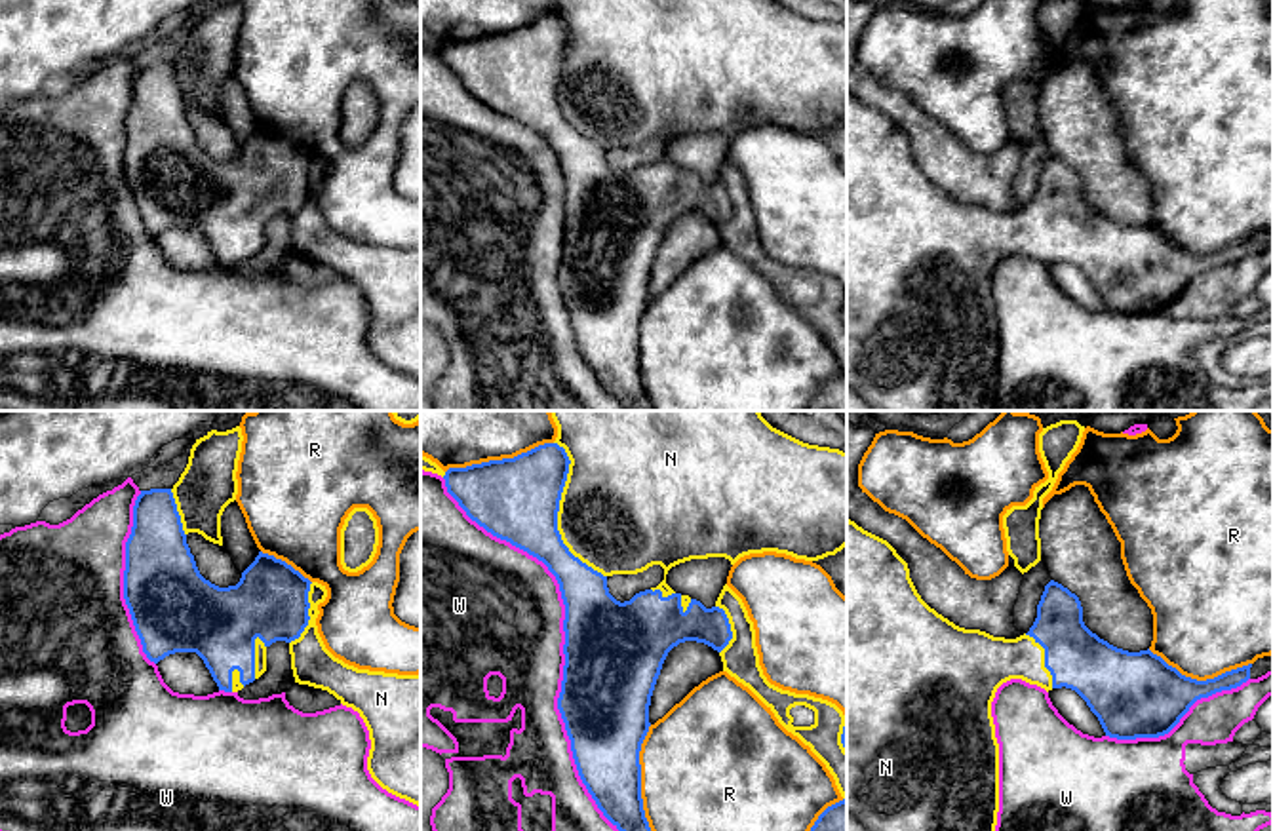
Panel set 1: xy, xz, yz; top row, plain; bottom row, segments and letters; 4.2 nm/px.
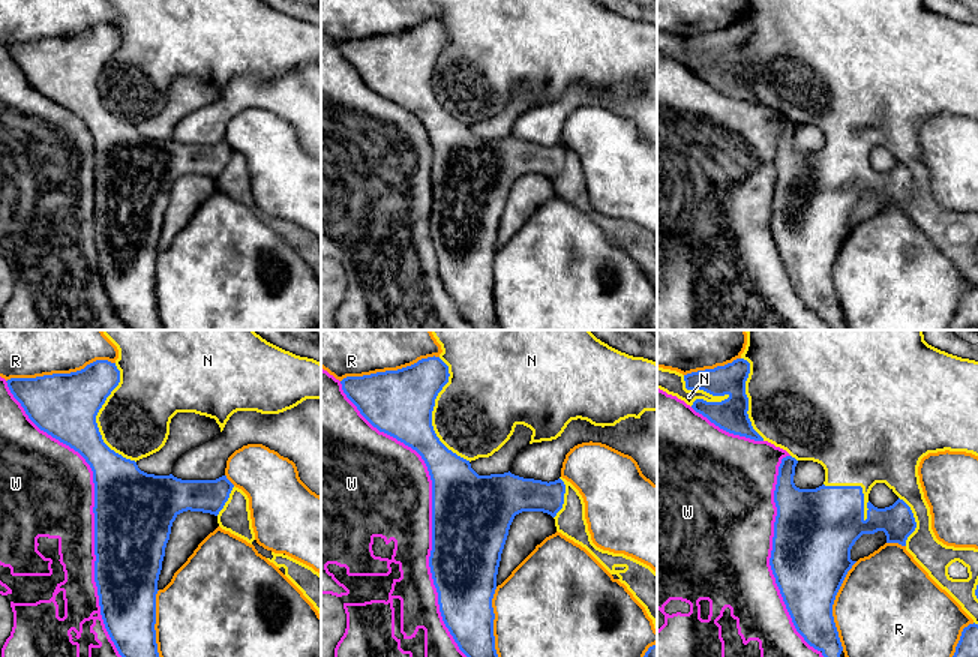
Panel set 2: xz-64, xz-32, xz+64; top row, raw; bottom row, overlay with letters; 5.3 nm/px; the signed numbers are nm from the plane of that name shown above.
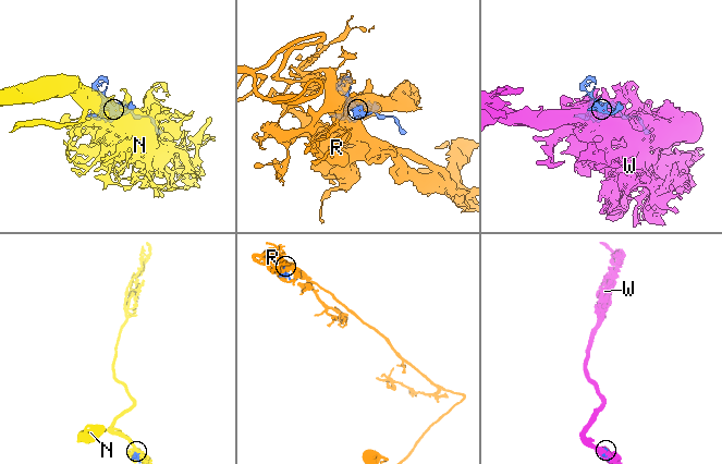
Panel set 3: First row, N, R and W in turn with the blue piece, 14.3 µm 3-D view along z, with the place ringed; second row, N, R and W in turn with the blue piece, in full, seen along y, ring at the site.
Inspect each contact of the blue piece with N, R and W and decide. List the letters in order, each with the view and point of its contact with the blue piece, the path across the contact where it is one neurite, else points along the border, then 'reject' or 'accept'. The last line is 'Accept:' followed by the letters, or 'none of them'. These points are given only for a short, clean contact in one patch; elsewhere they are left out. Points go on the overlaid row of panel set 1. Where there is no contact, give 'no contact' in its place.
N: xz (556, 514) | accept
R: xz (499, 461) | reject
W: xz (566, 641) | reject
Accept: N

